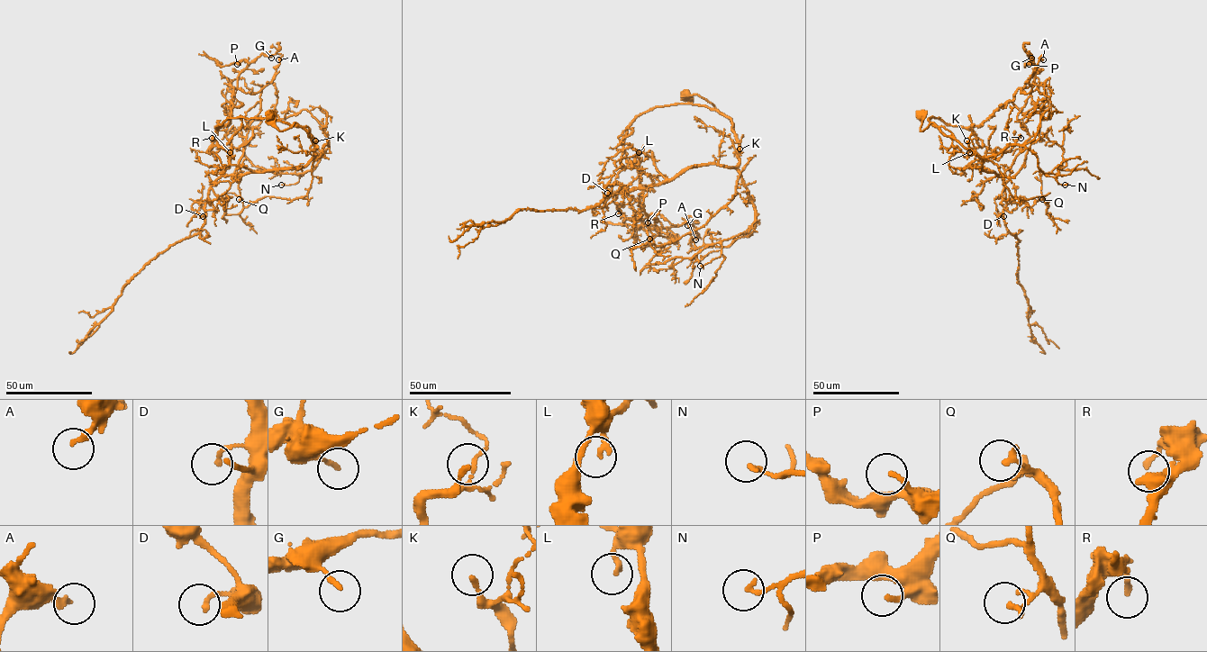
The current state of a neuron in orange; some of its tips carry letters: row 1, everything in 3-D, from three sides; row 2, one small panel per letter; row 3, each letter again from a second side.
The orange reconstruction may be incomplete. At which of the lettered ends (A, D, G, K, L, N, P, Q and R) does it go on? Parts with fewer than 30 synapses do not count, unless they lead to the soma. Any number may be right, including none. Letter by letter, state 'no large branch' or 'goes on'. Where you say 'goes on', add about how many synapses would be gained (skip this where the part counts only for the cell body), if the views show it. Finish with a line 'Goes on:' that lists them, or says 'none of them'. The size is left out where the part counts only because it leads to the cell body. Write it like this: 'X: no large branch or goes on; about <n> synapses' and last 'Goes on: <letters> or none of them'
A: no large branch
D: no large branch
G: no large branch
K: no large branch
L: no large branch
N: no large branch
P: no large branch
Q: no large branch
R: no large branch
Goes on: none of them

